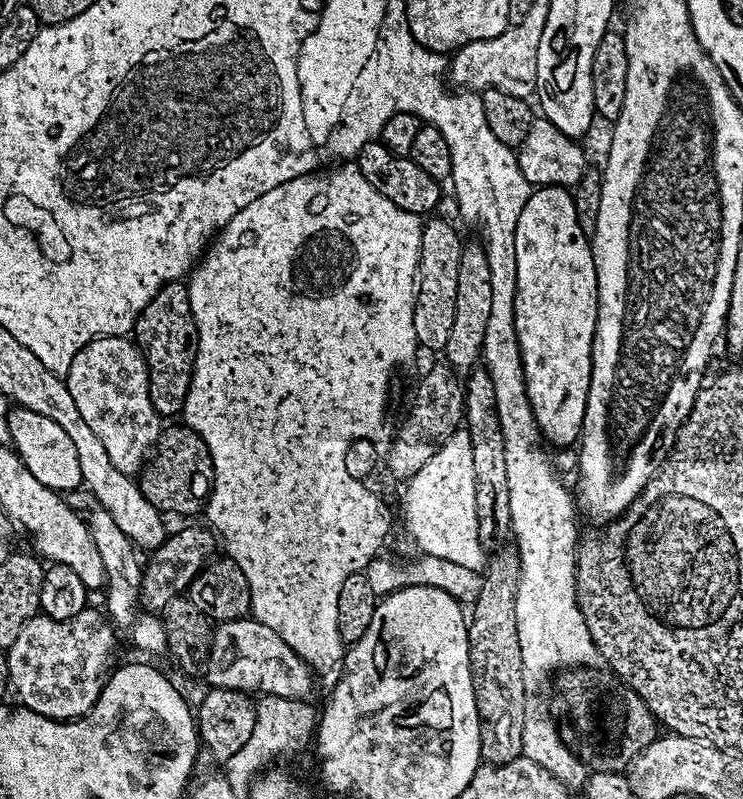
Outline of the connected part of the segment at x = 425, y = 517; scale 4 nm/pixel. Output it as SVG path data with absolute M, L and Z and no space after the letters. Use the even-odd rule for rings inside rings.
M459 427L434 457L405 485L402 516L423 555L442 558L481 573L488 554L481 545L476 515L473 453L470 434Z

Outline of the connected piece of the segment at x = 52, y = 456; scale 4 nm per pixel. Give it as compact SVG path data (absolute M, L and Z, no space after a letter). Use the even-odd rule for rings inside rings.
M16 406L8 414L8 438L26 470L30 470L30 474L34 474L42 486L53 488L61 494L81 487L82 469L78 467L78 453L74 451L74 442L70 442L66 430L62 430L58 422L46 418L46 414Z

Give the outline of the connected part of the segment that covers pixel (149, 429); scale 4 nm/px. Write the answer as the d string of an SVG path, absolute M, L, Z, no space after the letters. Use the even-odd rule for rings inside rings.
M99 336L97 340L90 341L77 354L74 362L70 362L66 383L74 398L74 406L78 406L78 414L82 414L86 426L90 426L94 434L98 434L102 446L106 446L106 454L110 454L110 462L114 462L114 466L118 466L118 470L123 472L139 473L156 447L162 418L154 410L154 402L150 402L148 367L135 343L128 336Z

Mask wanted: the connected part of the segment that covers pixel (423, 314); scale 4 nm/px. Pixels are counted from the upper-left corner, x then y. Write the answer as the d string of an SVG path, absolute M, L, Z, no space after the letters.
M432 220L420 229L420 261L416 267L418 283L414 302L414 334L421 349L443 353L454 322L454 293L458 290L458 261L464 244L448 220Z

